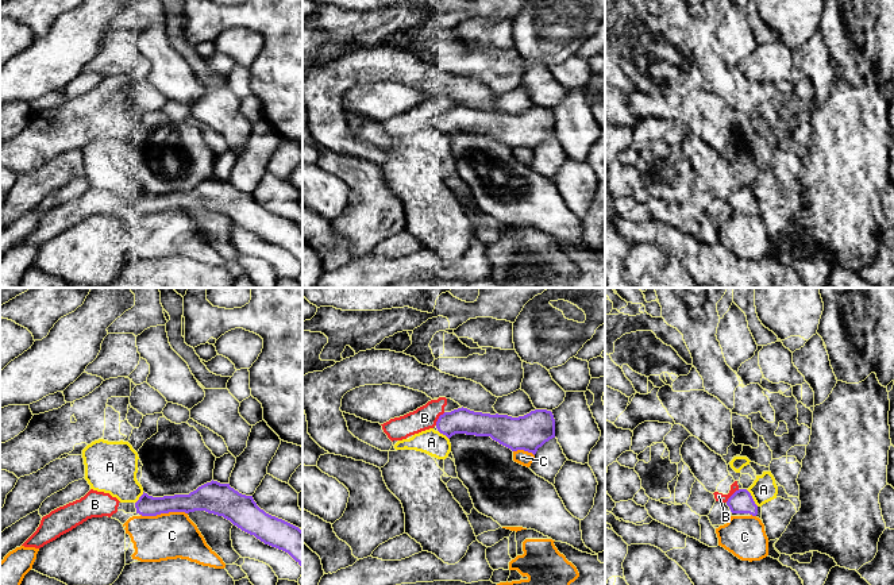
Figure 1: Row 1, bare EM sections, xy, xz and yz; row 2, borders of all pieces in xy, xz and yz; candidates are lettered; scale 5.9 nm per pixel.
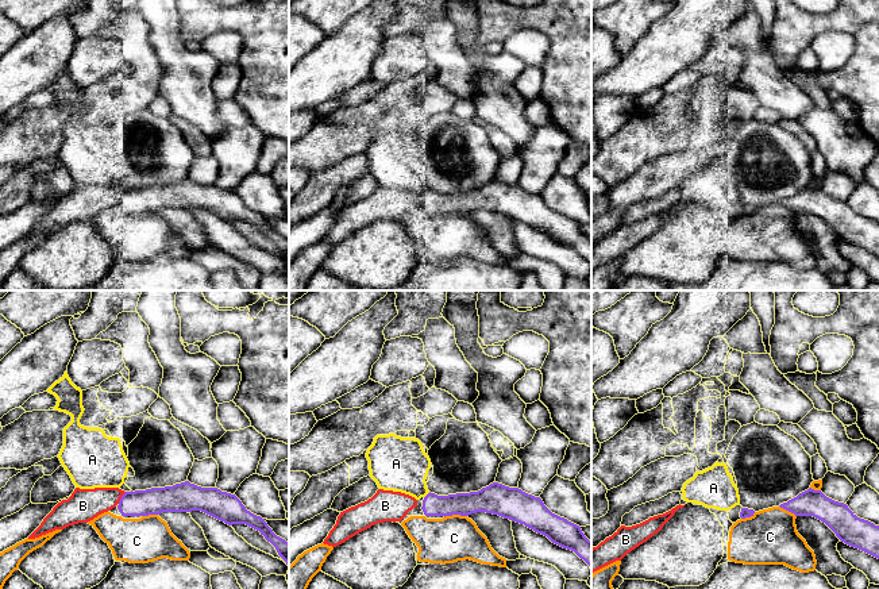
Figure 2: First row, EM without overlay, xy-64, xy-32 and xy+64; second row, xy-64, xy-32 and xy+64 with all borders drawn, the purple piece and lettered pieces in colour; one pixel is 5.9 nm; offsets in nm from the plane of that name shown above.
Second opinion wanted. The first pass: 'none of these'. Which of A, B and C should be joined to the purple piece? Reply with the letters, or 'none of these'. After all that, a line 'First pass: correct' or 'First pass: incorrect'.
B
First pass: incorrect

